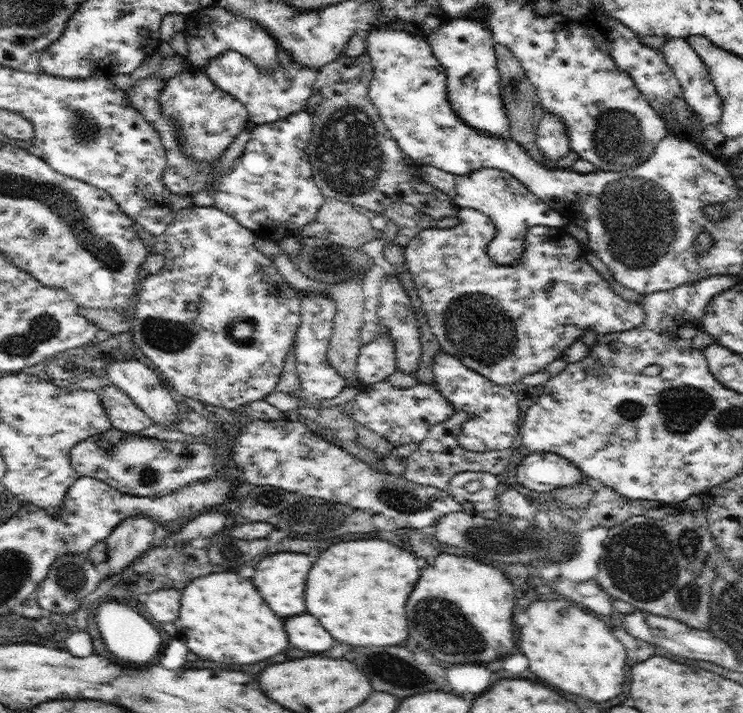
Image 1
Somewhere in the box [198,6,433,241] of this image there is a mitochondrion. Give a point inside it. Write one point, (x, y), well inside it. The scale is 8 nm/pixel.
(347, 151)

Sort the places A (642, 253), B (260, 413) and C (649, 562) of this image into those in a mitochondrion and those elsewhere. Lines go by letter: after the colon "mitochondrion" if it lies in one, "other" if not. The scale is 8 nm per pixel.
A: mitochondrion
B: other
C: mitochondrion

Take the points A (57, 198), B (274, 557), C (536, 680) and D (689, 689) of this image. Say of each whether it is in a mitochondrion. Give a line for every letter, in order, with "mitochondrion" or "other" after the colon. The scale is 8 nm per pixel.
A: mitochondrion
B: other
C: other
D: other

